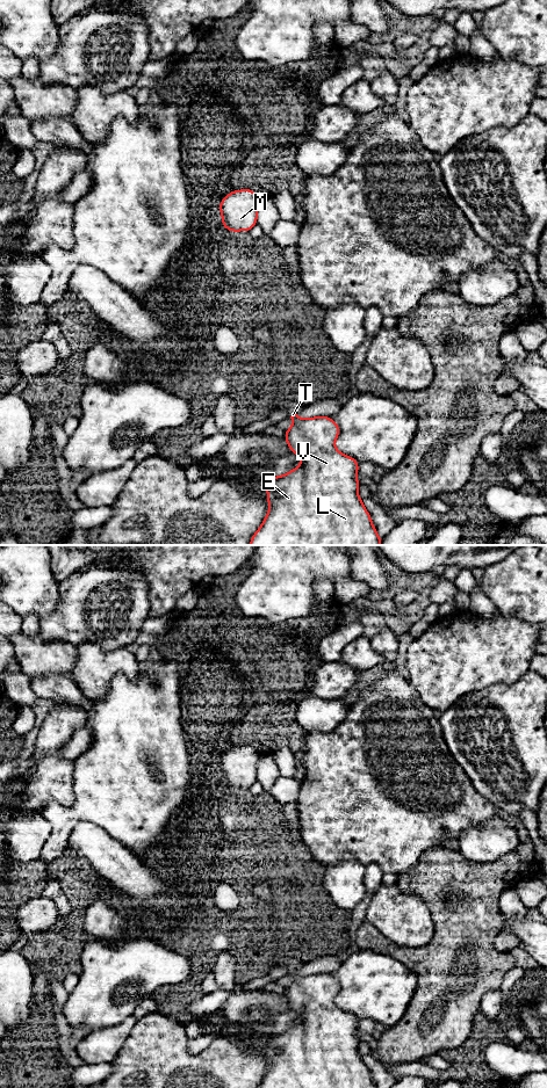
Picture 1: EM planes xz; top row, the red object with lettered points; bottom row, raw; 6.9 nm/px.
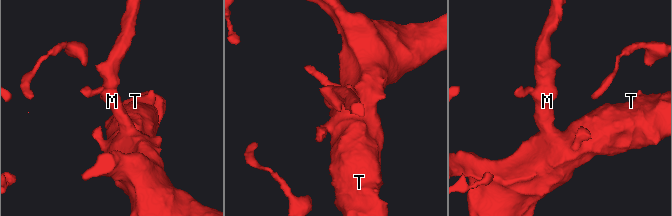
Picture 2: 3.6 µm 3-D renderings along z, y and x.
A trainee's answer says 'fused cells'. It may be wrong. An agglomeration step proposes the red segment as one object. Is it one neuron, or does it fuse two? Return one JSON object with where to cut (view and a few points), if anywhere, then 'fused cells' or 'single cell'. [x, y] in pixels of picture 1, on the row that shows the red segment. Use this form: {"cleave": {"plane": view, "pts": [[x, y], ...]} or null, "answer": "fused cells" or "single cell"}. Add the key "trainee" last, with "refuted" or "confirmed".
{"cleave": null, "answer": "single cell", "trainee": "refuted"}

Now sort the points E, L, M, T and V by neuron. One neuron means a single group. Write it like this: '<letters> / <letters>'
E L M T V

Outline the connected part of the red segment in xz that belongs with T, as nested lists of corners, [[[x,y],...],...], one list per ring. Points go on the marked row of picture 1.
[[[289,412],[288,418],[294,423],[286,429],[285,440],[289,449],[300,457],[301,465],[287,474],[265,480],[269,509],[250,545],[381,545],[382,538],[358,494],[359,463],[334,447],[340,433],[339,426],[330,416],[300,419],[298,413]]]

